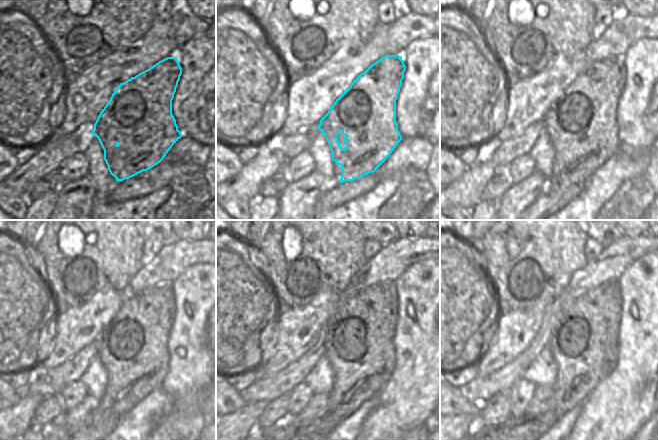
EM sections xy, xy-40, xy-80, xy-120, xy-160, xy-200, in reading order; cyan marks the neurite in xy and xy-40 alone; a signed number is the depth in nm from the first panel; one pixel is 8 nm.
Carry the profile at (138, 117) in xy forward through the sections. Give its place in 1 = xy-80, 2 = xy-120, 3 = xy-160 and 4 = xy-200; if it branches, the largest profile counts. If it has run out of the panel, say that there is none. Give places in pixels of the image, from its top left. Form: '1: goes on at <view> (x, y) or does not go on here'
1: goes on at xy-80 (586, 111)
2: goes on at xy-120 (138, 335)
3: goes on at xy-160 (361, 331)
4: goes on at xy-200 (587, 334)

